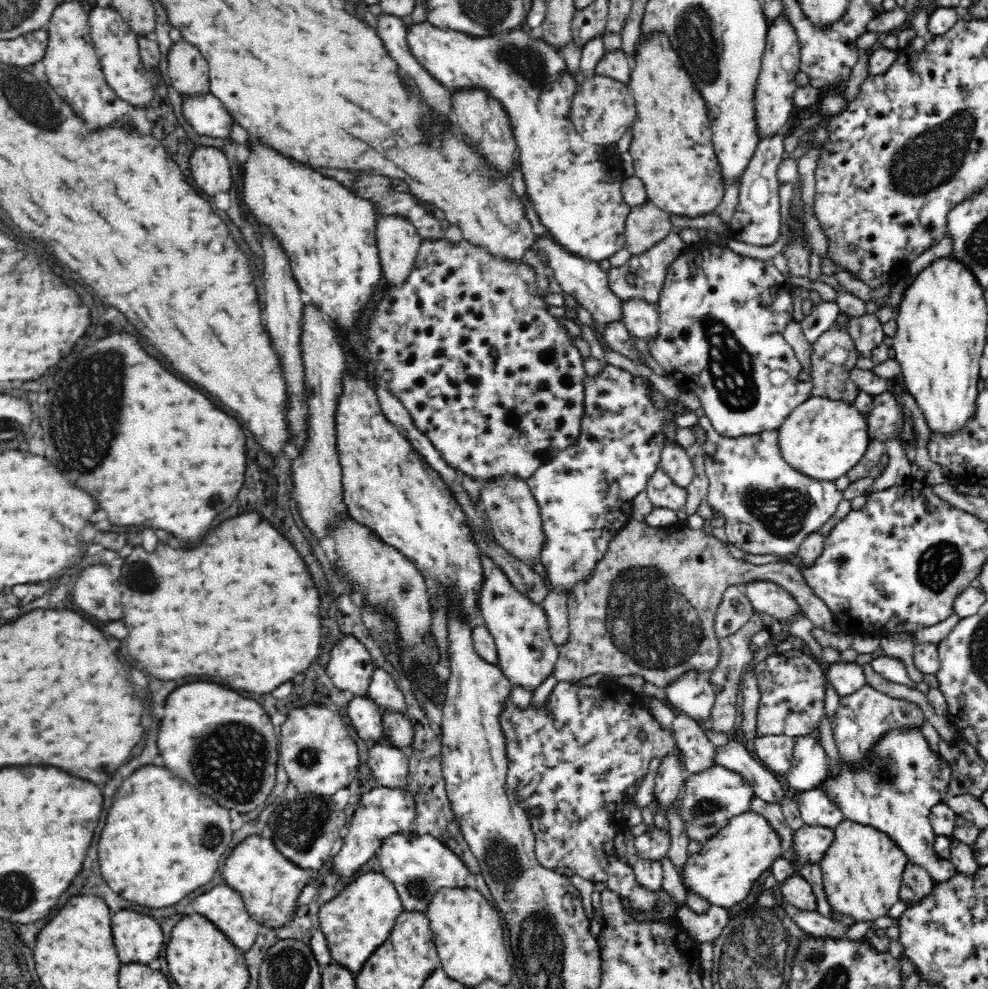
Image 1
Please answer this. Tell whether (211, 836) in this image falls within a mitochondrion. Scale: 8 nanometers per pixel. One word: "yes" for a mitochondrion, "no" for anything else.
yes

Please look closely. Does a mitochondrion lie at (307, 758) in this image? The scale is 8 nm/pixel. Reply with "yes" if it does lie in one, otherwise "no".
yes

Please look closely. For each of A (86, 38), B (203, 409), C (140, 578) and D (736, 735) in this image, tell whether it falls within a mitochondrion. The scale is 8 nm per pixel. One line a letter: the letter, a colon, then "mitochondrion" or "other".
A: other
B: other
C: mitochondrion
D: other

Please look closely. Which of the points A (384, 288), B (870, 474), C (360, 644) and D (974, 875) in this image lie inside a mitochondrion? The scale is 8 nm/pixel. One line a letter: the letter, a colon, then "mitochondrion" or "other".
A: other
B: other
C: other
D: other

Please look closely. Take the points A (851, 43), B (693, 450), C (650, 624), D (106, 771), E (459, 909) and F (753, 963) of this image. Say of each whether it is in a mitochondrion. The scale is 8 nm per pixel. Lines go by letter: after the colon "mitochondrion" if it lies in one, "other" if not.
A: other
B: other
C: mitochondrion
D: other
E: other
F: mitochondrion

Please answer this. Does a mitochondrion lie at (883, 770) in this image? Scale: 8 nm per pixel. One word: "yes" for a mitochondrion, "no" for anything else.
yes

